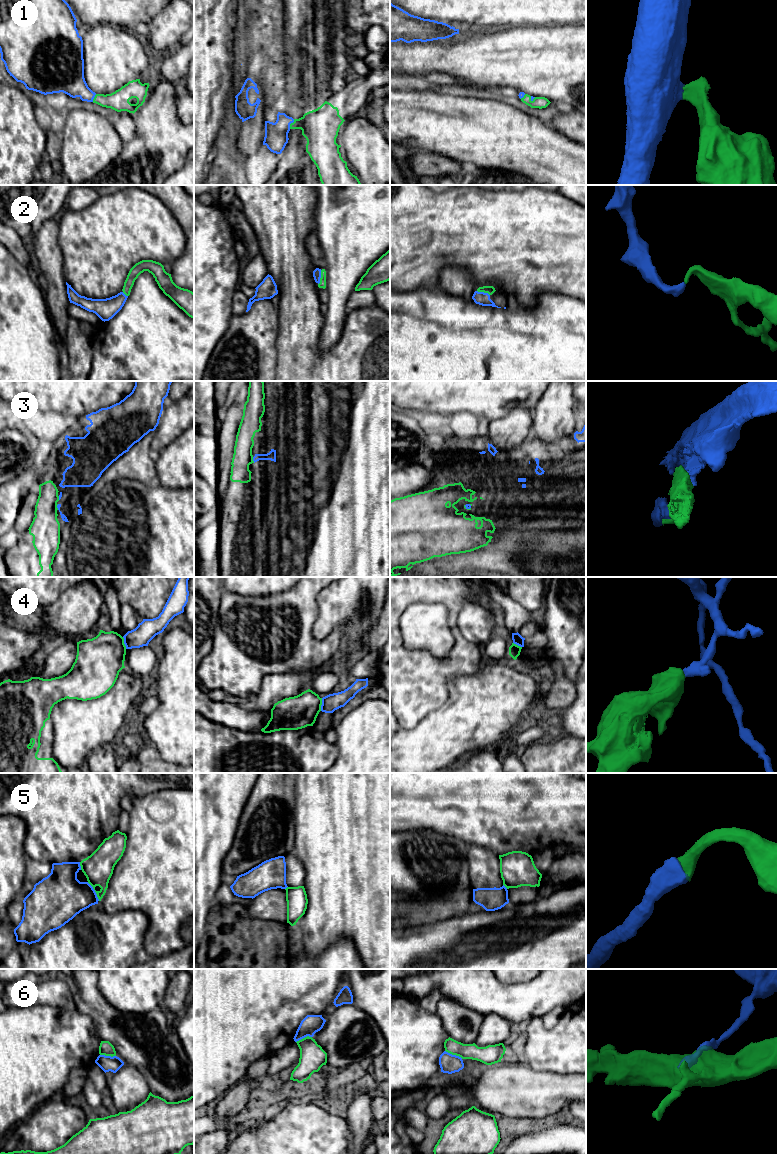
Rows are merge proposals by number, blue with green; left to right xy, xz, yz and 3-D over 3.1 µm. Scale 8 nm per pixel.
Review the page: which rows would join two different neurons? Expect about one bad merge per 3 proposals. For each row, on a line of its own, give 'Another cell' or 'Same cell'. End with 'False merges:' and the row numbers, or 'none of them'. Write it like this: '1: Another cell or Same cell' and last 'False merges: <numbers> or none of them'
1: Same cell
2: Same cell
3: Same cell
4: Another cell
5: Another cell
6: Another cell
False merges: 4, 5, 6

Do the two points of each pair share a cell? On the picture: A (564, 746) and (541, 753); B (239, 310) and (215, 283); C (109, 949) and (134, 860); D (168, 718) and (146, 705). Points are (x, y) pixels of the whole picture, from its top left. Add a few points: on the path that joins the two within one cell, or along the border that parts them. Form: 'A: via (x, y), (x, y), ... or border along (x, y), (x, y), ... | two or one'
A: via (558, 752), (547, 753) | one
B: border along (238, 287), (232, 298), (232, 314) | two
C: border along (99, 904), (107, 912), (140, 910), (143, 913) | two
D: border along (149, 691), (157, 697), (158, 705), (147, 716) | two

